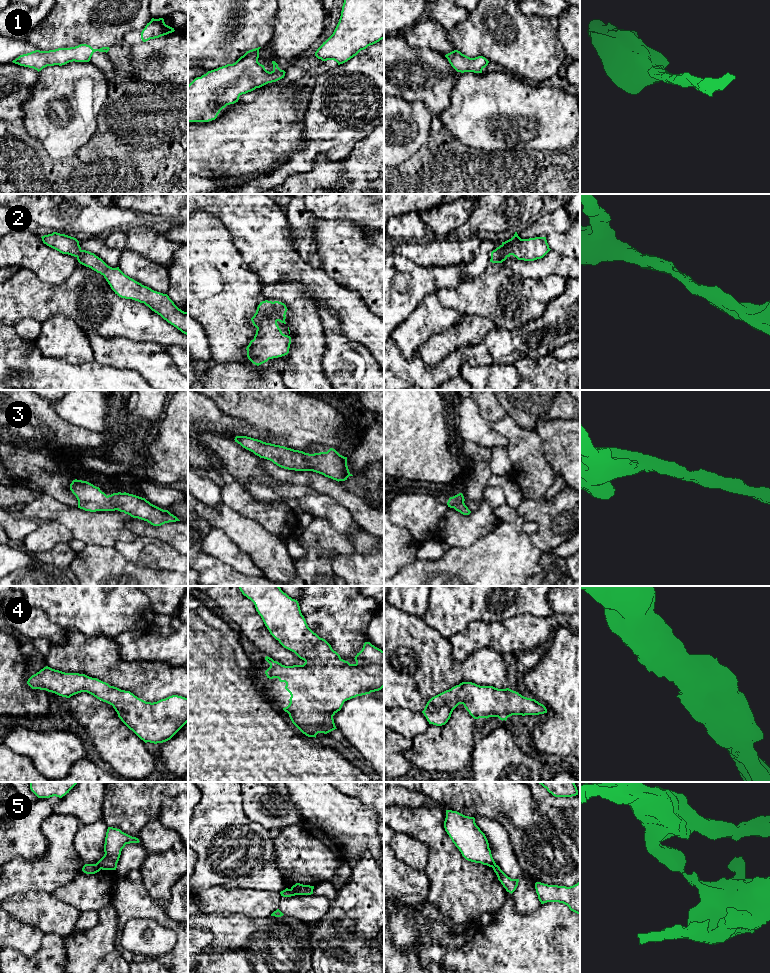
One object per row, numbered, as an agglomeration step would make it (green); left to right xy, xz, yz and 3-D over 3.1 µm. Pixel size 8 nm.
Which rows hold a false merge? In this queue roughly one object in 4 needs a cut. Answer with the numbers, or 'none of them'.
5

